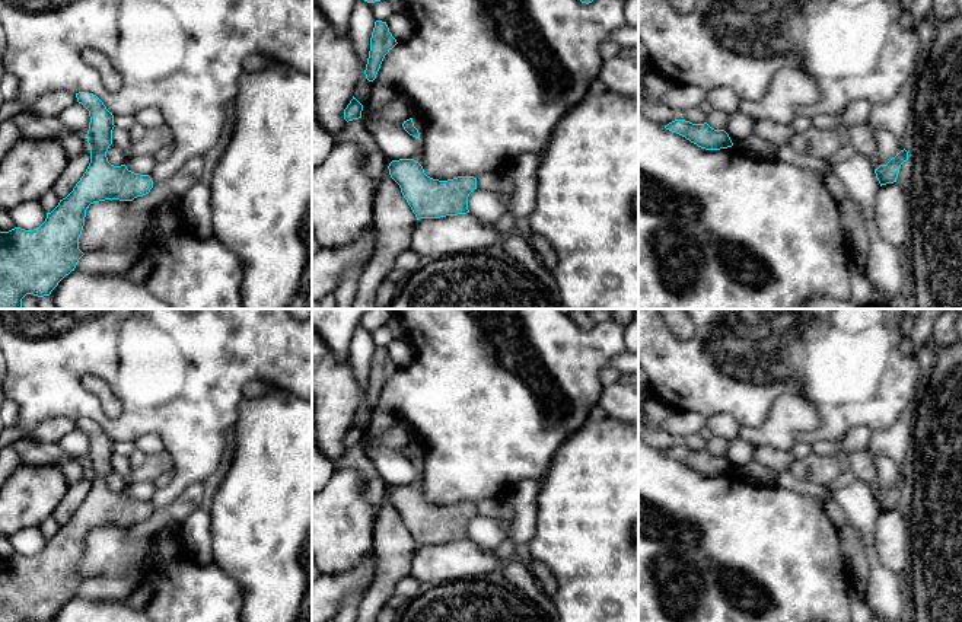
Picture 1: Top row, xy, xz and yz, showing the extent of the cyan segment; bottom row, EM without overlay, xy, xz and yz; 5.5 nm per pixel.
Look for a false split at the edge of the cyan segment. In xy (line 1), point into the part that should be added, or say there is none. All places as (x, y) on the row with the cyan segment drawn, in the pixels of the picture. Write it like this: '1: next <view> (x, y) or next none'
1: next none

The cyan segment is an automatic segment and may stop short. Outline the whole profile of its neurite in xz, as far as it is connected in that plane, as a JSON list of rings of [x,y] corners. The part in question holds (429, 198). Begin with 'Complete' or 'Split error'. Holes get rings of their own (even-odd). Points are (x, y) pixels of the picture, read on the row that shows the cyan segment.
Complete. [[[414,159],[392,160],[388,169],[417,220],[469,213],[468,197],[477,189],[477,178],[433,179]]]

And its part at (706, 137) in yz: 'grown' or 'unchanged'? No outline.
unchanged

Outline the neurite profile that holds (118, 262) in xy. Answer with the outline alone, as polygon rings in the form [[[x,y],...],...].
[[[90,252],[79,259],[74,269],[95,274],[128,274],[134,262],[134,258],[125,252]]]

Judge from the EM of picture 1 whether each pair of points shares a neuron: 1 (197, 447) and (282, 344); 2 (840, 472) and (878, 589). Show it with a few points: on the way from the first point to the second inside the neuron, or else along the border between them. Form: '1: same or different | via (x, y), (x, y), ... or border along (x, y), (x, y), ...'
1: same | via (197, 418), (252, 361)
2: different | border along (844, 481), (828, 490)

